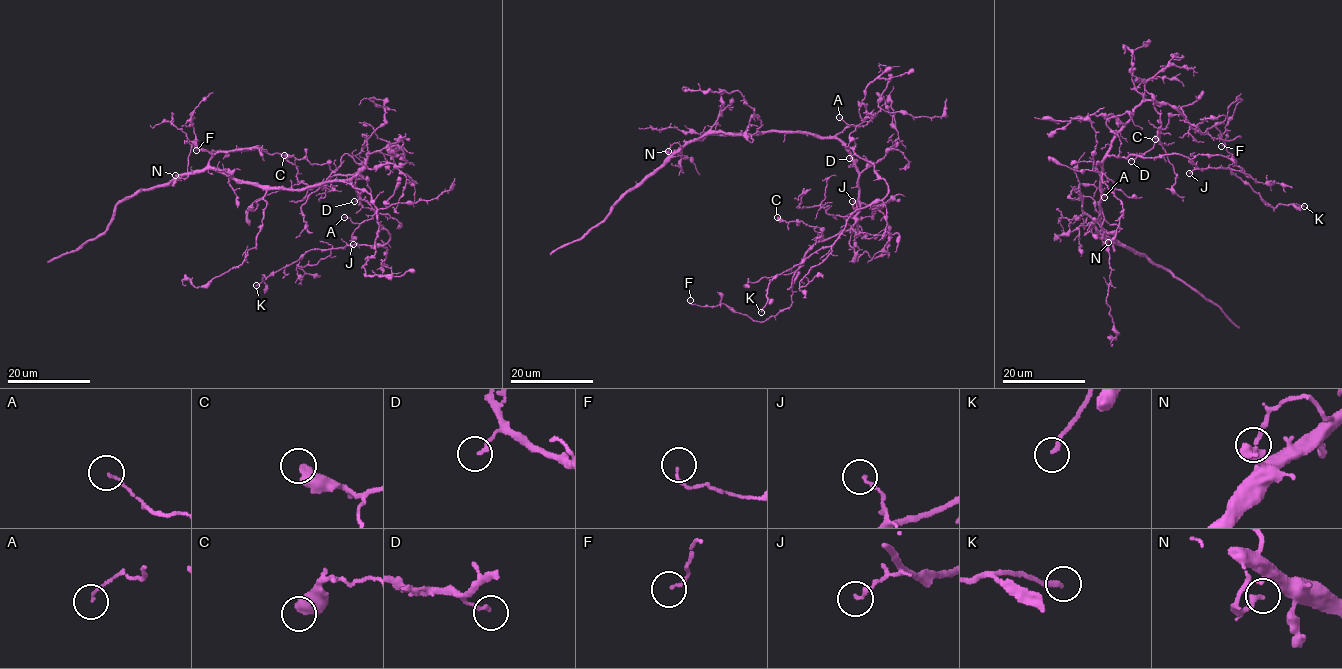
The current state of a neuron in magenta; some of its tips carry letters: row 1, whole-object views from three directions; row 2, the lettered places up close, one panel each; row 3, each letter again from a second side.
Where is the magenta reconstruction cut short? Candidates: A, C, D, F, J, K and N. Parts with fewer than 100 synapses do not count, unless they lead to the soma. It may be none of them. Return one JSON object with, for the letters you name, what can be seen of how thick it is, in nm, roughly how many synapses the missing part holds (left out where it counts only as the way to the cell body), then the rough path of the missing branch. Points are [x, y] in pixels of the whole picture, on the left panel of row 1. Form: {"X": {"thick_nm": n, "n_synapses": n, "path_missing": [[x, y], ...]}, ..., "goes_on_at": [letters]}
{"goes_on_at": []}

